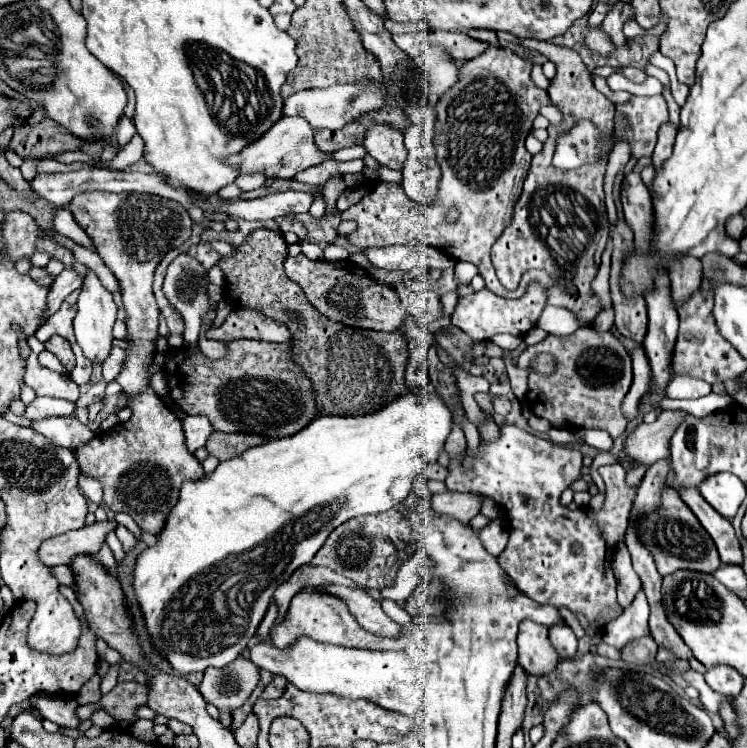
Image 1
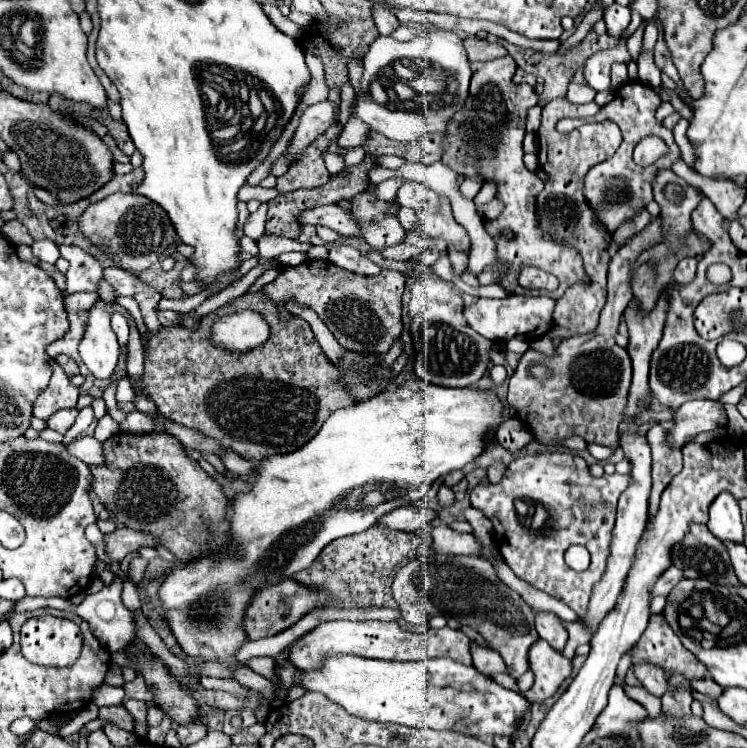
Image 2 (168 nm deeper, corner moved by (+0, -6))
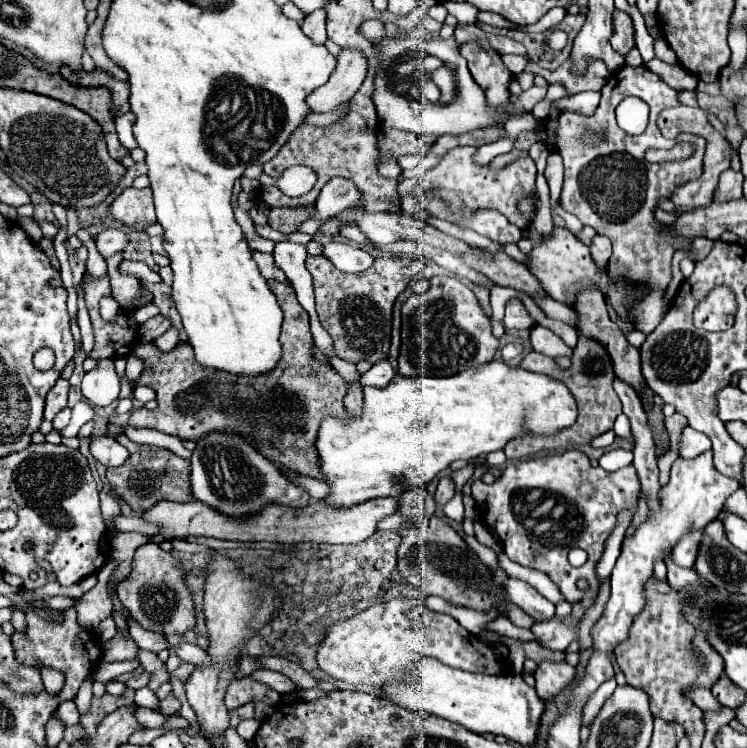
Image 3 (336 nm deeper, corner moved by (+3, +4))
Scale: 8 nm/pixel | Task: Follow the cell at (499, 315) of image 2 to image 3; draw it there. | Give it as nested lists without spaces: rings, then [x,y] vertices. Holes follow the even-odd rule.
[[[512,298],[506,304],[506,316],[504,316],[504,324],[508,330],[522,330],[522,328],[532,328],[534,320],[530,318],[528,310],[524,308],[524,304],[518,298]]]

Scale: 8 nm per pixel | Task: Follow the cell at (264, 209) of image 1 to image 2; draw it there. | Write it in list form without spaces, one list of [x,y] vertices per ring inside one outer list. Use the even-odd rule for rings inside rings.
[[[327,204],[327,206],[315,206],[307,208],[299,214],[299,222],[311,224],[311,226],[327,226],[343,236],[361,236],[357,222],[353,220],[351,212],[345,212],[337,204]]]

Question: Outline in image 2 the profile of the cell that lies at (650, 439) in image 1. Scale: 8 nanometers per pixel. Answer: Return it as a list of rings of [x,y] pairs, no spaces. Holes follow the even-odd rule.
[[[693,400],[685,402],[673,418],[673,428],[667,432],[667,444],[671,448],[681,448],[689,440],[693,440],[699,432],[705,430],[717,430],[725,426],[727,418],[723,408],[717,406],[717,402],[709,400]]]

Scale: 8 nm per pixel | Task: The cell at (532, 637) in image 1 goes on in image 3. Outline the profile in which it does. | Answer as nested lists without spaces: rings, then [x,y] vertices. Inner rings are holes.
[[[542,662],[536,672],[536,692],[542,700],[550,700],[560,694],[566,686],[570,686],[576,678],[576,668],[568,662]]]

